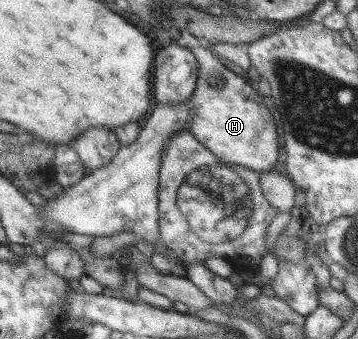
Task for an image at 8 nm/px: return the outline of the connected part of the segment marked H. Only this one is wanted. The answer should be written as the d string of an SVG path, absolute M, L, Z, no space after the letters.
M193 45L190 51L198 64L198 76L188 100L192 118L186 129L221 162L259 174L272 170L279 151L277 133L256 85L221 65L209 49Z

